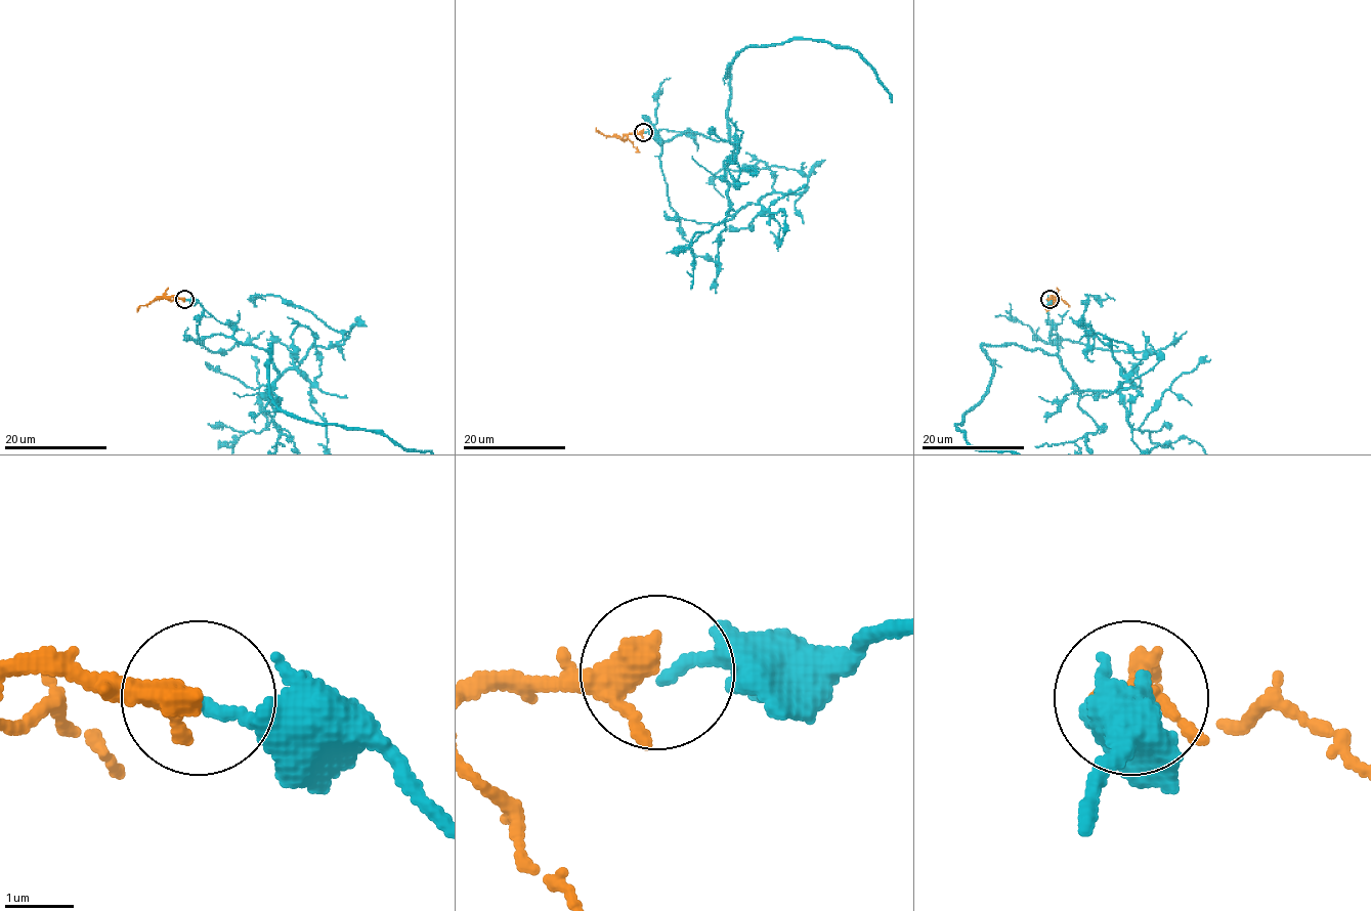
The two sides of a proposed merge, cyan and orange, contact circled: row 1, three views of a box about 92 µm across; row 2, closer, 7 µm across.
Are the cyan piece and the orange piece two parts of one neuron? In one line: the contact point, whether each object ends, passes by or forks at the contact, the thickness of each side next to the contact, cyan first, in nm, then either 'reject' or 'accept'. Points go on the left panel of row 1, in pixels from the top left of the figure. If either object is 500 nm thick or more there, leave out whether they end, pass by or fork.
place (184, 299); cyan ends; orange passes by; calibres 180 and 320 nm; reject

